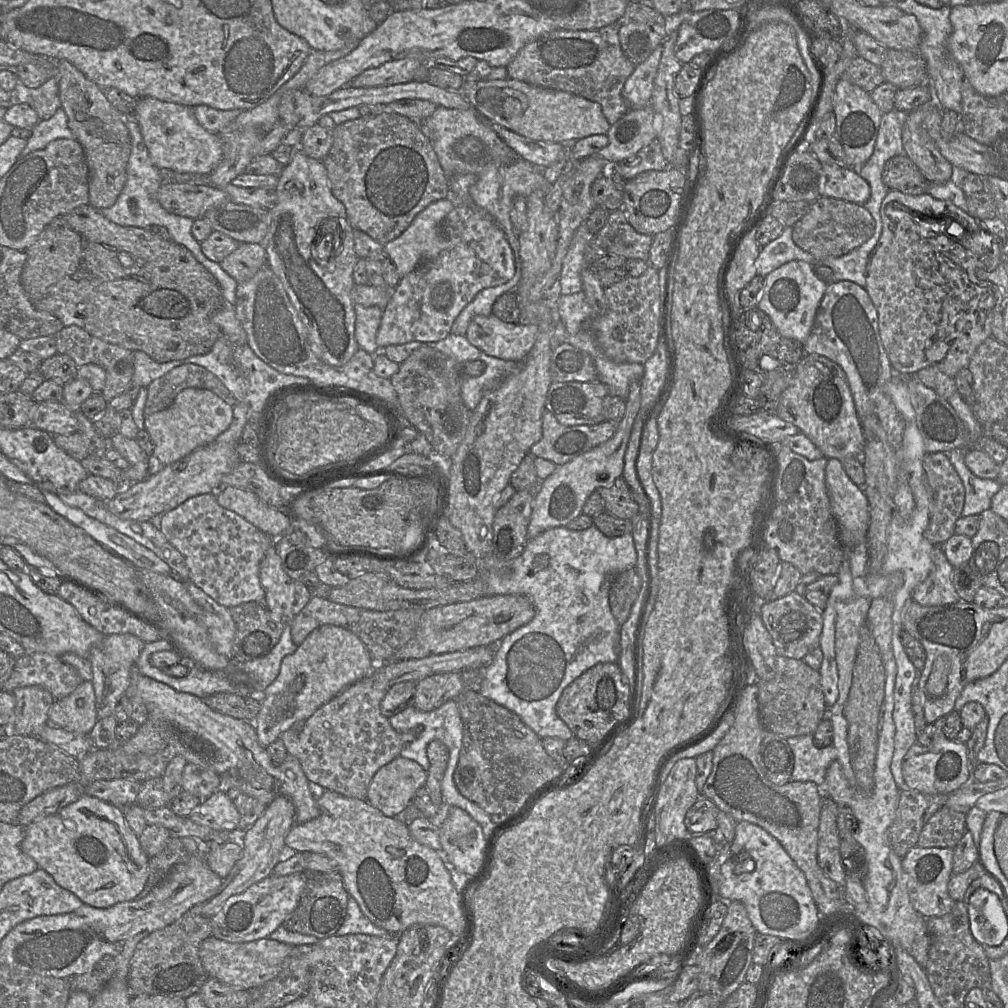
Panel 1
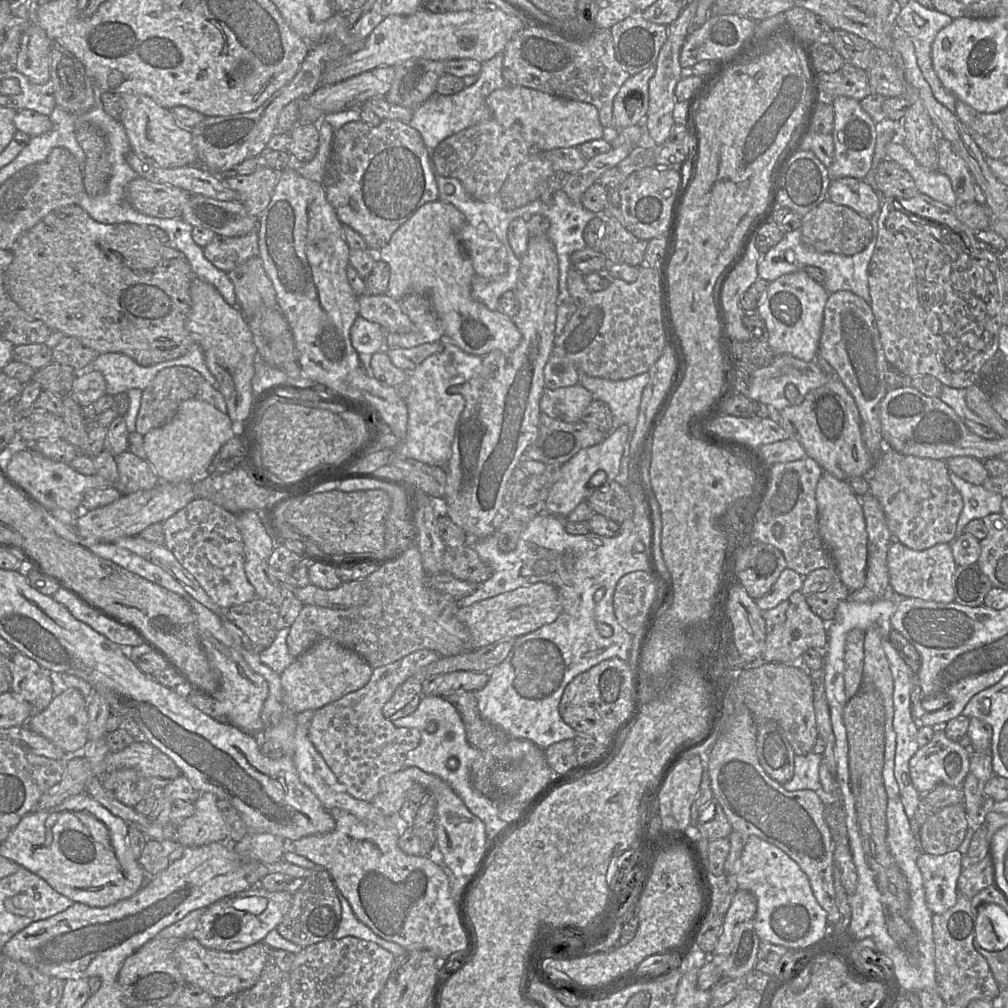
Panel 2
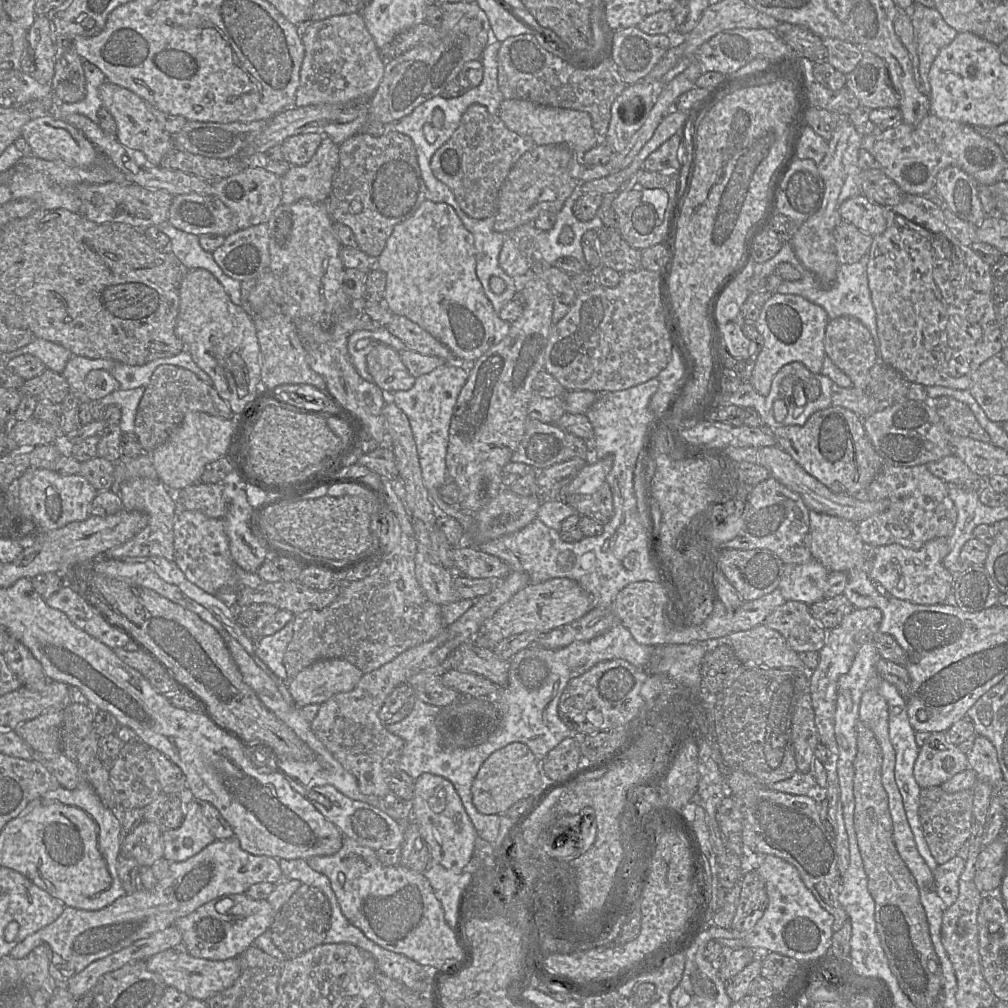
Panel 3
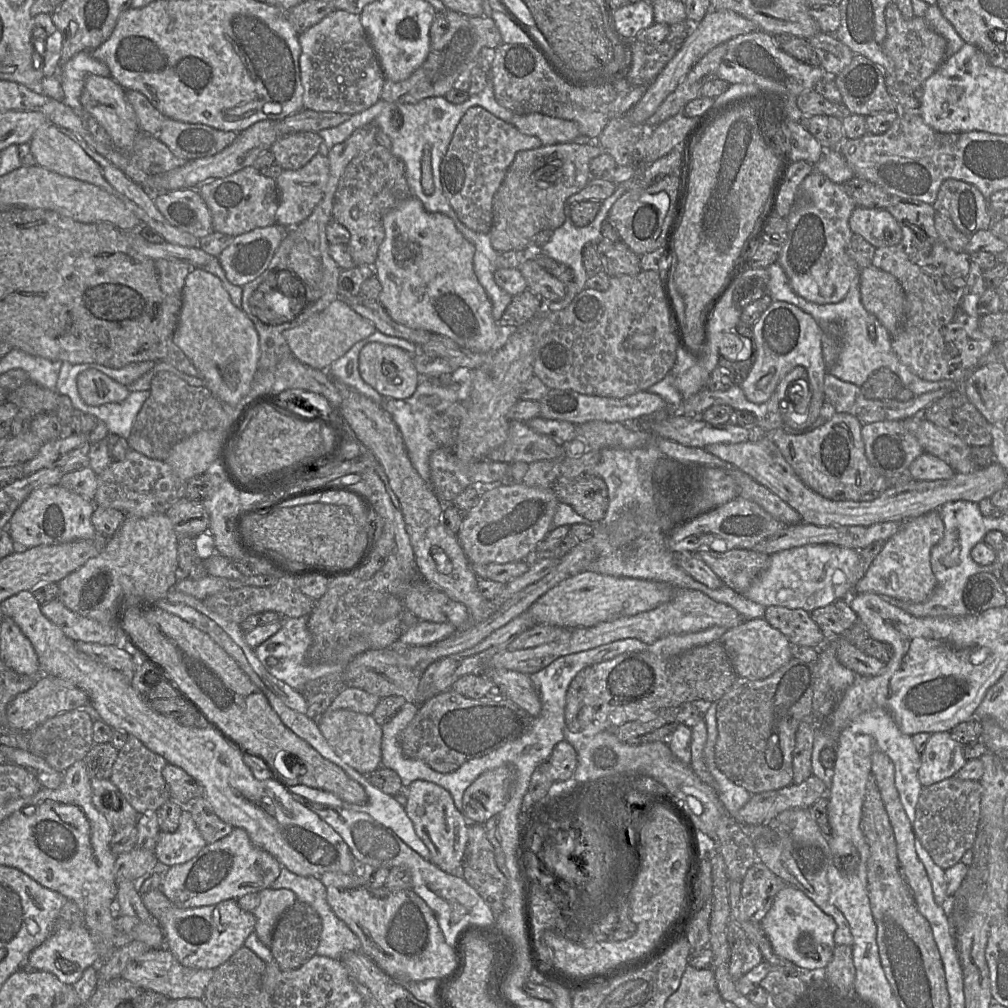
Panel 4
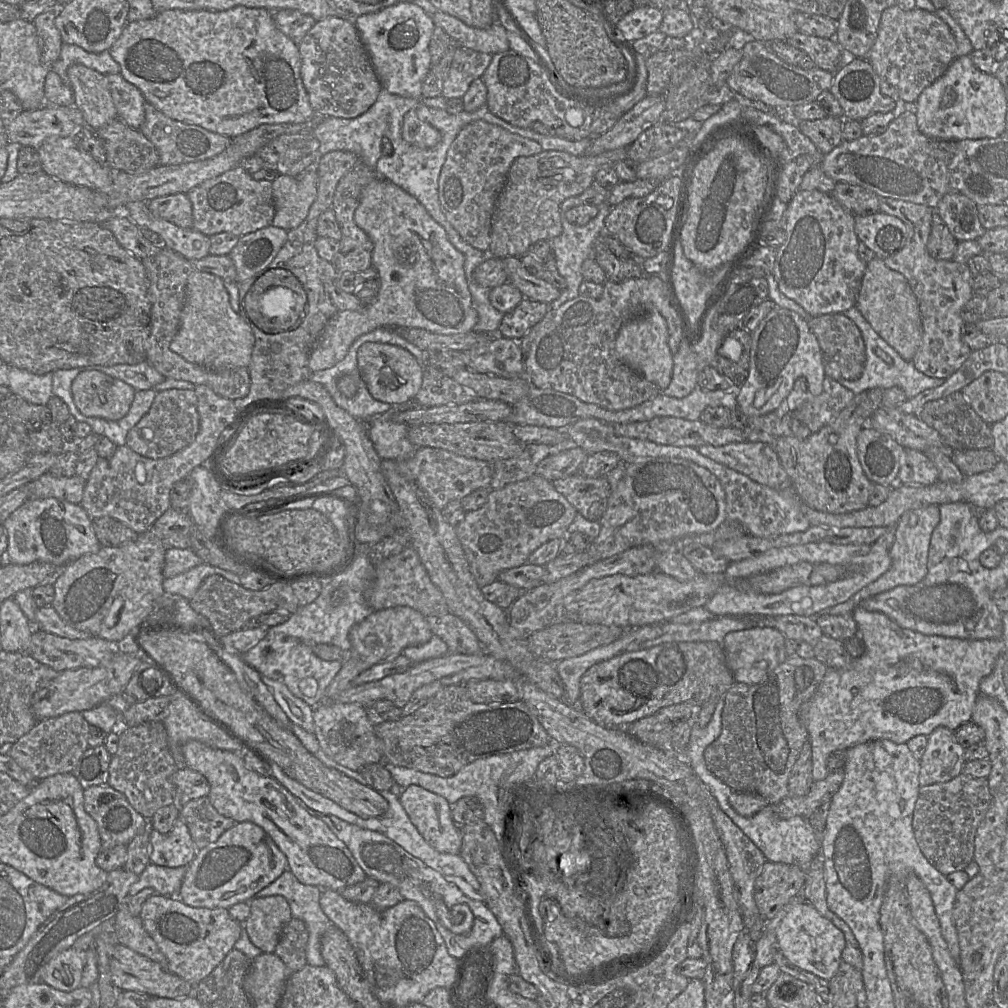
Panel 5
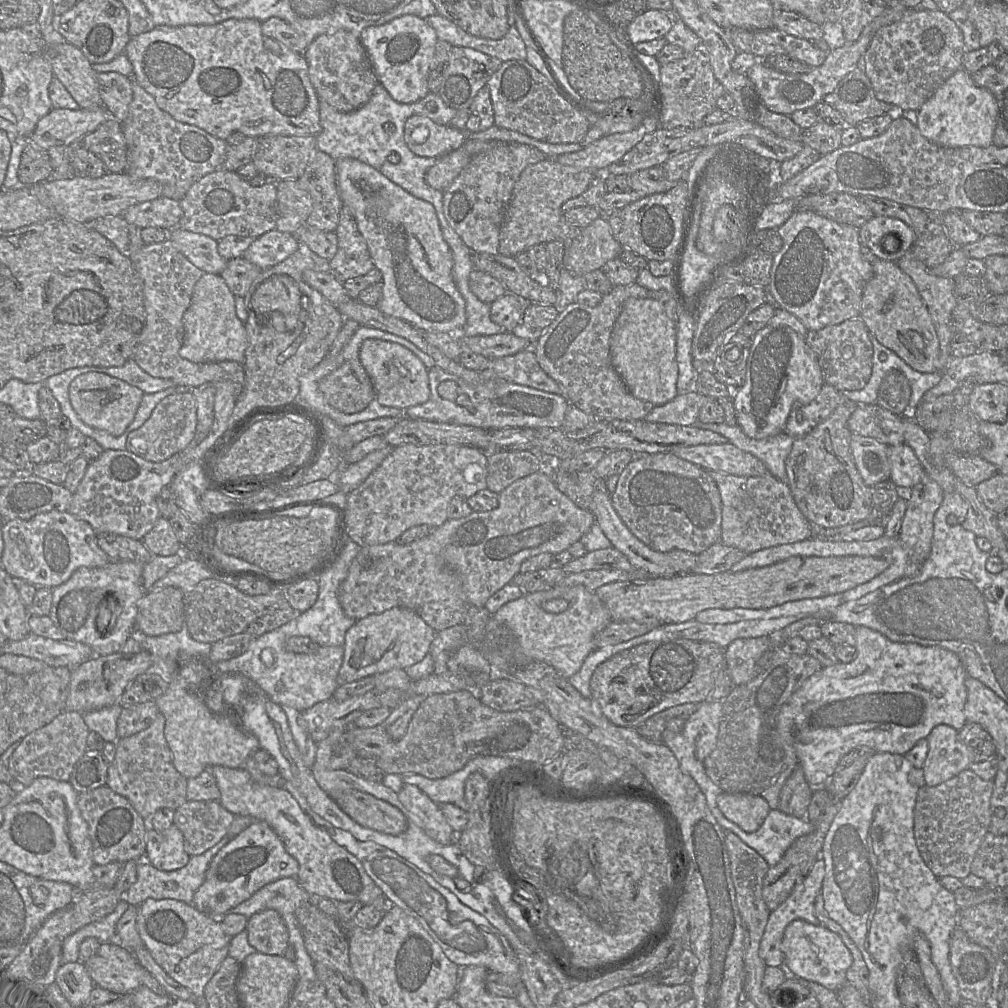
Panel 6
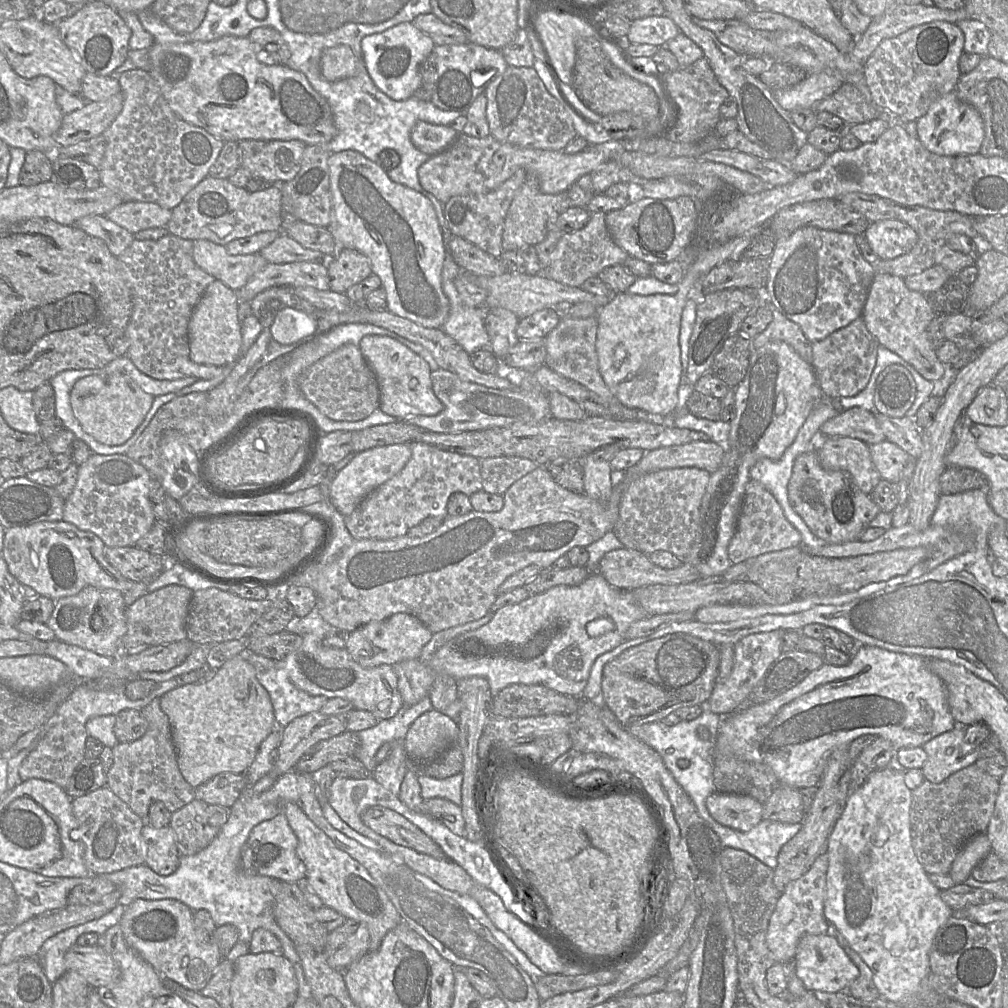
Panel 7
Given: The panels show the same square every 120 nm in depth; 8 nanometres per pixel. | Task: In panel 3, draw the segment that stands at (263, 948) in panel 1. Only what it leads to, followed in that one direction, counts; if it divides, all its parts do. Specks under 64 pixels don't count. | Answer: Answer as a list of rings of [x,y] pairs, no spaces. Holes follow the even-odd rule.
[[[182,942],[147,958],[145,963],[150,971],[163,979],[167,987],[174,987],[191,999],[202,1001],[231,987],[241,973],[236,958],[226,960],[196,958],[188,952]]]

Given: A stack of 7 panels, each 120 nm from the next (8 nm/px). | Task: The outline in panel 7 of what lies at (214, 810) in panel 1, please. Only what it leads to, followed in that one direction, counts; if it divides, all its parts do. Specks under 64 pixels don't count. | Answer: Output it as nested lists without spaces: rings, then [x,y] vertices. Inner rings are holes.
[[[145,823],[141,834],[145,849],[145,864],[162,876],[174,873],[178,868],[181,855],[173,829],[169,825],[154,828]]]

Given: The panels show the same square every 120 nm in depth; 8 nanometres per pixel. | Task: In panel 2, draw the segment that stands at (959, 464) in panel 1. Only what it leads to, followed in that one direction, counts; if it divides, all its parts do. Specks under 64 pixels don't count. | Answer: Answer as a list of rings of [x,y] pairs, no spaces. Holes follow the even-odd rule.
[[[949,471],[950,479],[960,493],[963,508],[959,515],[956,534],[964,533],[965,526],[974,519],[983,519],[985,516],[1001,513],[1002,496],[986,490],[983,485],[973,485]]]

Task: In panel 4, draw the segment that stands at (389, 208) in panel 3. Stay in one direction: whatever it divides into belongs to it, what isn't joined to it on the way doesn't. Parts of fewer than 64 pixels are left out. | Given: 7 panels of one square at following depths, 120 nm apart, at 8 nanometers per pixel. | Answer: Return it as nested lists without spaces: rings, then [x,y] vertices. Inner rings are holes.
[[[375,143],[368,151],[358,155],[347,165],[334,195],[332,219],[335,219],[350,233],[347,247],[355,266],[373,267],[379,247],[385,237],[384,215],[411,196],[404,164],[392,154],[389,148]],[[353,208],[359,210],[357,219],[351,216]]]

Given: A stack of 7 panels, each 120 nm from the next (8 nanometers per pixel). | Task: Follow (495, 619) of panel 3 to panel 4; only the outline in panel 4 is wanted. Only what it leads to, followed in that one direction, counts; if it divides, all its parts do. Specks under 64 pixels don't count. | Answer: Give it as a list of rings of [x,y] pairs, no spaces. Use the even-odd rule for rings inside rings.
[[[584,571],[548,590],[527,611],[534,618],[535,624],[564,628],[592,627],[601,622],[652,610],[670,601],[674,596],[674,589],[664,582]]]

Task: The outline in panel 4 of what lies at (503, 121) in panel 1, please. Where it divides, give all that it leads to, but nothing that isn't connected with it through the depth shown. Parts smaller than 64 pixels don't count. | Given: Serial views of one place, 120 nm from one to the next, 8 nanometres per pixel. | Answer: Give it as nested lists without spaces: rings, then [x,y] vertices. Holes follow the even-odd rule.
[[[541,113],[514,114],[512,125],[523,134],[539,138],[542,145],[571,142],[580,135],[578,125],[574,121]]]

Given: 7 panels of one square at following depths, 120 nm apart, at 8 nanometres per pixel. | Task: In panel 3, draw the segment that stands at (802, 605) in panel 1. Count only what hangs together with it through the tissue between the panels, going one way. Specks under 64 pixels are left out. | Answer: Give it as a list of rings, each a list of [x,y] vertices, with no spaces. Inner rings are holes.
[[[787,601],[767,616],[764,624],[779,632],[797,654],[823,648],[827,638],[825,630],[811,615],[809,605]]]

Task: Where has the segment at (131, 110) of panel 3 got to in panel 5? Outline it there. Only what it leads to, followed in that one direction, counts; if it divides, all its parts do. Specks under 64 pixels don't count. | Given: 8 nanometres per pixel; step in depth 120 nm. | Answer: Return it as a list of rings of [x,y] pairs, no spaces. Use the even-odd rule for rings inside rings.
[[[81,64],[67,70],[74,103],[83,115],[85,126],[97,131],[117,118],[106,75]]]

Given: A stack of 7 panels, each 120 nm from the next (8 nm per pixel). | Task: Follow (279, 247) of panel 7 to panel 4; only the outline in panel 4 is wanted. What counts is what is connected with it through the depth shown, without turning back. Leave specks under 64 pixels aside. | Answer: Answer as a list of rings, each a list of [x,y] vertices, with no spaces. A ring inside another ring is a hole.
[[[274,223],[233,237],[217,257],[227,279],[243,287],[260,276],[269,266],[287,229]]]

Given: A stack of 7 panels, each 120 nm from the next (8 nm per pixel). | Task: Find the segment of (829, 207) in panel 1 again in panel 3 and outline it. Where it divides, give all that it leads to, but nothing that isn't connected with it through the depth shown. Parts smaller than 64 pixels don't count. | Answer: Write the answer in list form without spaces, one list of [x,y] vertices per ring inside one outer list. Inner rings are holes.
[[[843,220],[834,230],[836,255],[840,264],[858,262],[870,249],[873,237]]]

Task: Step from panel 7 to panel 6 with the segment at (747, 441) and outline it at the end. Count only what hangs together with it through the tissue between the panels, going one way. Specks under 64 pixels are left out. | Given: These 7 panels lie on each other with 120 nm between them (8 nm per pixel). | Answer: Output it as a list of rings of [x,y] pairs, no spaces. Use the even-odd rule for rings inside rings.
[[[766,325],[751,338],[745,383],[732,396],[737,425],[757,440],[783,433],[793,403],[808,405],[824,383],[817,357],[805,339],[786,325]]]

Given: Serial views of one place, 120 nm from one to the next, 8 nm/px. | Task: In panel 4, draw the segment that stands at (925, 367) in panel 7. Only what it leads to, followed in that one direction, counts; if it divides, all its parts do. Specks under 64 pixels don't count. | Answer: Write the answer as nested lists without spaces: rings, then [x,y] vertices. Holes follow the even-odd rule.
[[[873,265],[861,269],[860,294],[864,308],[886,328],[891,337],[902,329],[906,298],[902,285],[890,273]]]

